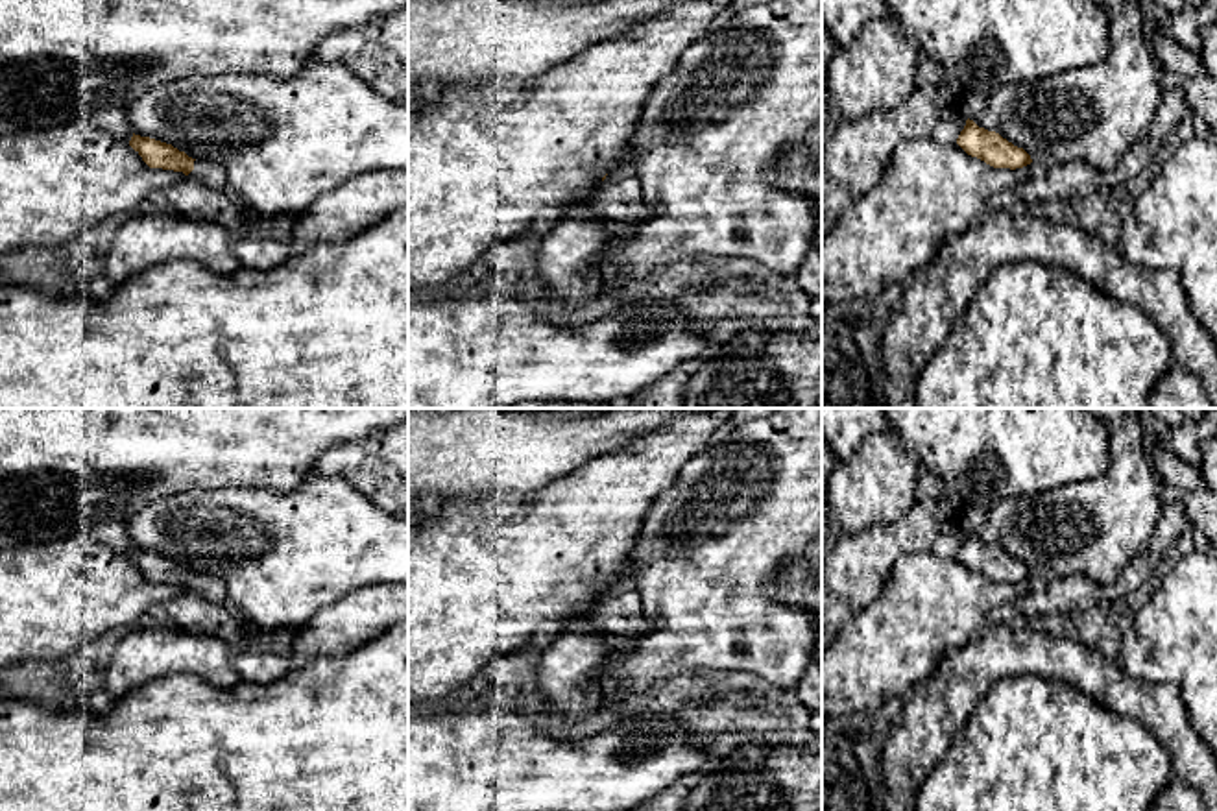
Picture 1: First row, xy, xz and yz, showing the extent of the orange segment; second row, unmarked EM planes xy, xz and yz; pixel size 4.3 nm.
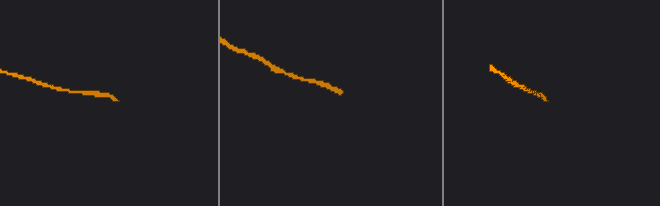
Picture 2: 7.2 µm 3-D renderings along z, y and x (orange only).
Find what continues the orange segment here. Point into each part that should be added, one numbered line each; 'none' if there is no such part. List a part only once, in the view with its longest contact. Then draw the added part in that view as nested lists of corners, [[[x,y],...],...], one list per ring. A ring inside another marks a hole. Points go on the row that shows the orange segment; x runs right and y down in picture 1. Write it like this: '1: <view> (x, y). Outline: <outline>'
1: xy (209, 174). Outline: [[[194,161],[194,170],[188,174],[188,177],[201,181],[203,185],[225,192],[229,188],[229,183],[225,179],[225,172],[209,161]]]

